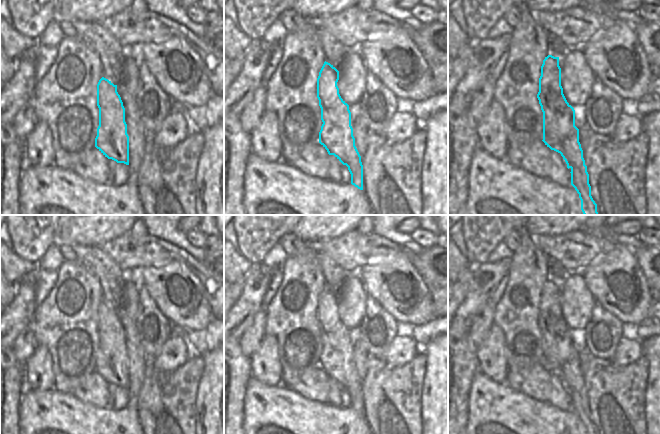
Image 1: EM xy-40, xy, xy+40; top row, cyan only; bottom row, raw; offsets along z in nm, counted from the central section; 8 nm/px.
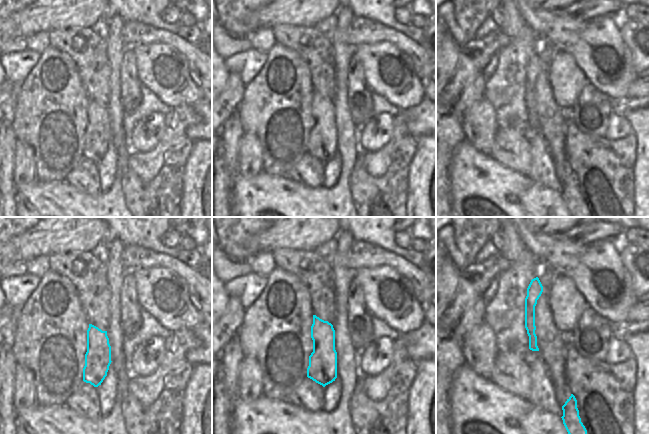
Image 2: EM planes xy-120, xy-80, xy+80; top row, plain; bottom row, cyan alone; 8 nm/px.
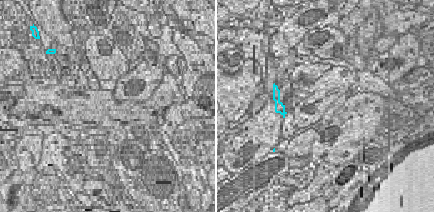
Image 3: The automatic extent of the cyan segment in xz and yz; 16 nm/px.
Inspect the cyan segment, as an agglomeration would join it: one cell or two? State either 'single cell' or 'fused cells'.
fused cells

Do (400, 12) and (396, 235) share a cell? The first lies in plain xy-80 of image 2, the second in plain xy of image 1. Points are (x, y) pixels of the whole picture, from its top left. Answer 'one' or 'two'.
two

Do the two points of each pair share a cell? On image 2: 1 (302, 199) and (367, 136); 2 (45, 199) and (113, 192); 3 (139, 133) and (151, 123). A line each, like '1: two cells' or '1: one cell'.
1: two cells
2: one cell
3: one cell

